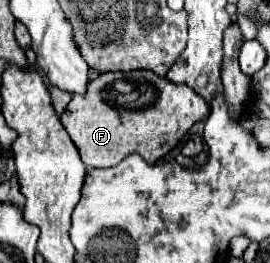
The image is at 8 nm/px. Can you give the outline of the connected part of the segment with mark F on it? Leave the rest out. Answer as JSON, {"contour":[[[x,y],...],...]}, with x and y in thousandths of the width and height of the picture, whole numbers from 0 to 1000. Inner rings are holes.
{"contour":[[[481,266],[385,274],[333,304],[319,357],[274,357],[222,449],[326,639],[415,639],[489,578],[519,586],[548,624],[570,624],[667,540],[711,471],[770,433],[770,395],[711,335],[644,319],[570,274]],[[437,312],[444,335],[489,335],[489,411],[422,411],[393,388],[385,357]]]}

